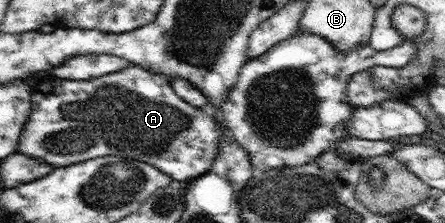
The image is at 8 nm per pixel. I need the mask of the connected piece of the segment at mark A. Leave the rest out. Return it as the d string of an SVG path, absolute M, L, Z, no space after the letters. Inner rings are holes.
M131 64L124 70L86 80L63 79L44 75L33 86L31 111L22 129L17 152L41 158L60 168L91 158L114 155L148 162L174 180L190 181L204 174L219 153L223 128L221 119L209 107L196 108L182 100L163 74Z

